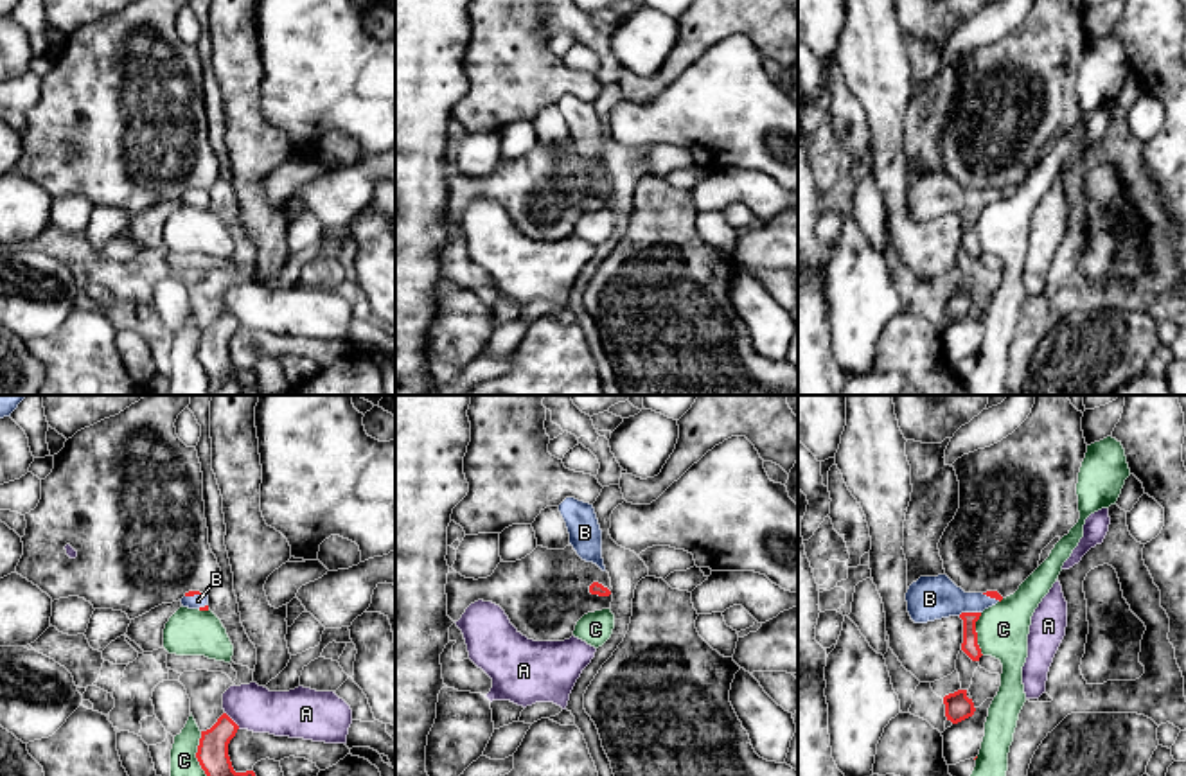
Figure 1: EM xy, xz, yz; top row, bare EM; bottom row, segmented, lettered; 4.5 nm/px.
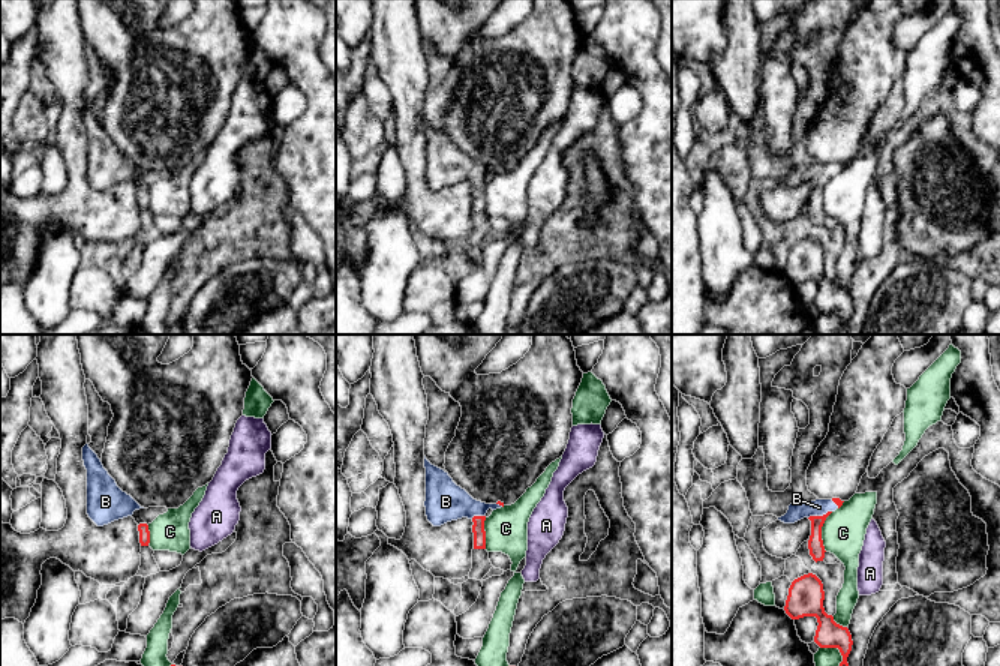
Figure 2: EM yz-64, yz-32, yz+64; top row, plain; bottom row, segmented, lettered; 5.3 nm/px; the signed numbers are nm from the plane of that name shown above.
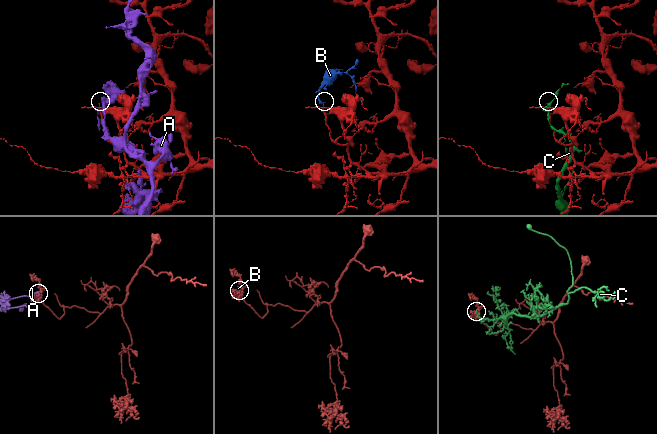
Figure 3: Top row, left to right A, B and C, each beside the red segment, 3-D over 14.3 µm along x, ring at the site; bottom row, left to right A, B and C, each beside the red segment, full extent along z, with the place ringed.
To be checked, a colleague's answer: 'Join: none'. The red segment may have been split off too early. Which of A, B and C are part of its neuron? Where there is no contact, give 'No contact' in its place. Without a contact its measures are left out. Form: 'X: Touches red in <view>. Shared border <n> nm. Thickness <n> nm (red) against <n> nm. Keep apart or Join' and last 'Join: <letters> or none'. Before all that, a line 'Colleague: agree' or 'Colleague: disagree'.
Colleague: disagree
A: Touches red in xy. Shared border 100 nm. Thickness 140 nm (red) against 200 nm. Keep apart
B: Touches red in yz. Shared border 110 nm. Thickness 70 nm (red) against 200 nm. Join
C: Touches red in xy. Shared border 300 nm. Thickness 140 nm (red) against 180 nm. Keep apart
Join: B

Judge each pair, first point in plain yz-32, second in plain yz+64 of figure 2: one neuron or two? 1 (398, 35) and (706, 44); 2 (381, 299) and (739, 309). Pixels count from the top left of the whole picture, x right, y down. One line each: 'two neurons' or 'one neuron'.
1: two neurons
2: two neurons

